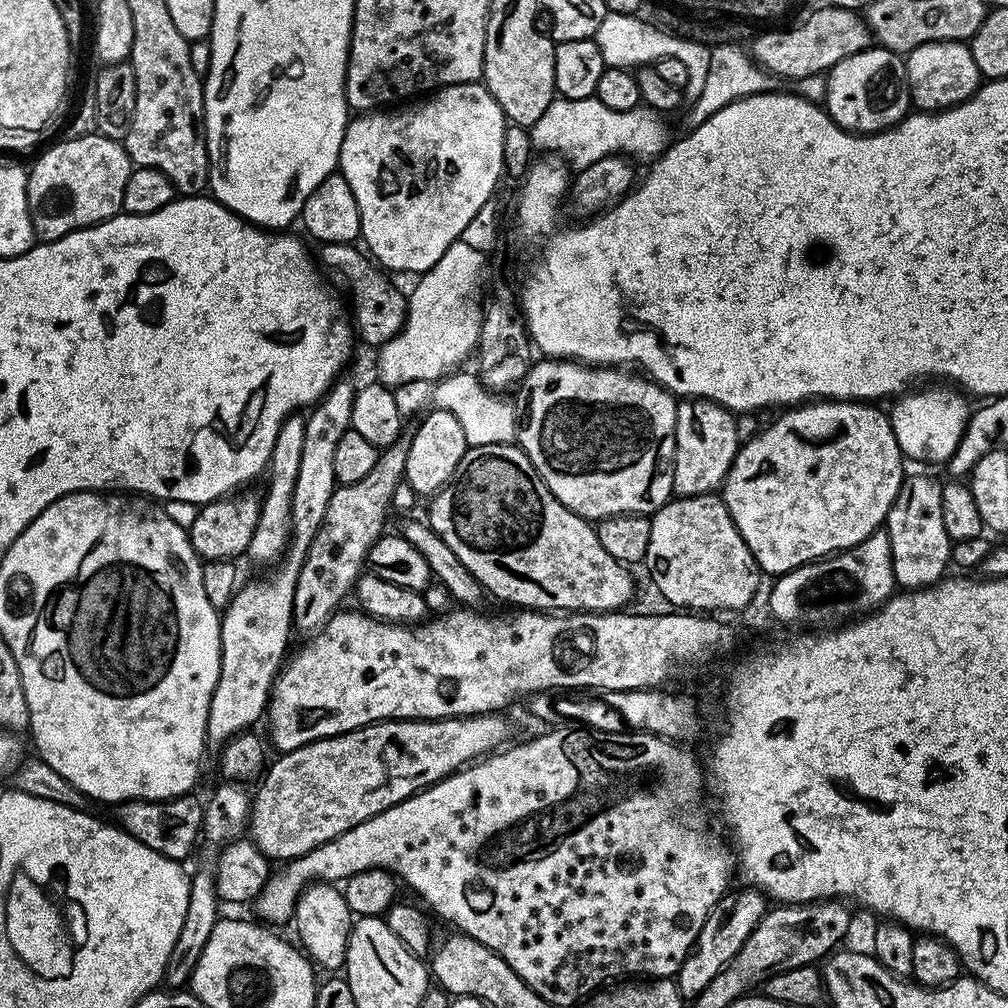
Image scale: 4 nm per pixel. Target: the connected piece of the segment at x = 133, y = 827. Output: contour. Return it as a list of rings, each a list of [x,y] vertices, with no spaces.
[[[196,794],[176,796],[172,800],[125,800],[115,805],[115,823],[130,833],[138,842],[150,846],[150,850],[158,850],[171,860],[181,862],[192,852],[192,847],[202,836],[204,826],[204,804]]]

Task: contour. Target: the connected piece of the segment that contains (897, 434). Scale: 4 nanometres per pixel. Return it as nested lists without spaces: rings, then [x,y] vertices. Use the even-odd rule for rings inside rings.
[[[936,387],[940,388],[928,388],[925,392],[916,392],[920,390],[905,391],[903,395],[893,403],[897,404],[893,406],[892,412],[890,411],[894,438],[898,438],[898,446],[900,447],[901,453],[903,453],[909,461],[921,460],[924,464],[943,465],[954,454],[954,450],[958,446],[958,442],[964,433],[964,428],[968,425],[970,407],[968,408],[967,402],[963,400],[965,397],[961,395],[955,387]]]

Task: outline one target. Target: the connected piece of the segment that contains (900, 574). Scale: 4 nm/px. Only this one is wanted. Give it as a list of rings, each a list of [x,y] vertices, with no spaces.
[[[905,475],[904,482],[900,485],[900,493],[896,495],[896,500],[888,512],[886,527],[890,538],[892,565],[896,575],[896,583],[901,589],[929,588],[930,585],[938,584],[945,579],[947,572],[944,571],[950,568],[953,541],[948,539],[946,526],[942,522],[943,489],[944,484],[941,481],[936,481],[932,476]]]

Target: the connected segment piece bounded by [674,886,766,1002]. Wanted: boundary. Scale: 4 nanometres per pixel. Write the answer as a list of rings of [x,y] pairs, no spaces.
[[[751,886],[745,889],[745,892],[729,891],[712,907],[706,922],[702,922],[702,930],[690,954],[686,954],[686,962],[682,962],[674,977],[685,1001],[695,1000],[698,994],[702,994],[702,990],[706,990],[706,986],[710,986],[710,982],[714,982],[716,975],[731,962],[734,954],[742,950],[746,938],[750,938],[750,934],[764,916],[766,911],[764,893]]]

